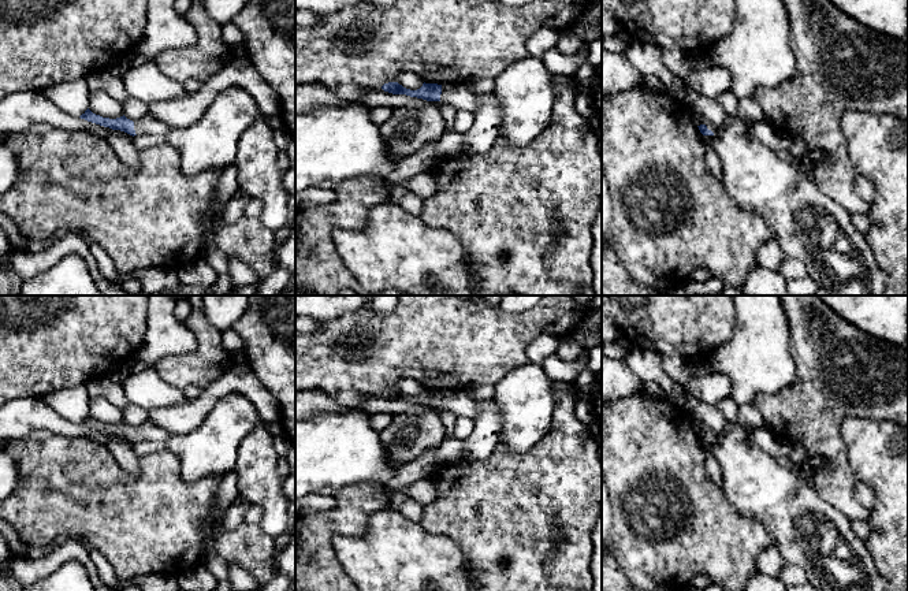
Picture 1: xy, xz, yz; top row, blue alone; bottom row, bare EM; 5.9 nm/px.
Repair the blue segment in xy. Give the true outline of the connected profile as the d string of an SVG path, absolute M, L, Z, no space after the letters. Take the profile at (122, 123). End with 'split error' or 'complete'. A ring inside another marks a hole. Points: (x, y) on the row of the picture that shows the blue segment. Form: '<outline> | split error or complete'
M230 86L217 93L196 123L183 129L172 129L150 114L133 122L124 115L116 119L103 118L88 108L79 118L133 137L165 135L167 142L181 155L182 172L193 176L208 170L224 171L232 164L241 135L264 115L249 92Z | split error

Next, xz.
M388 82L382 86L384 92L392 94L406 94L410 97L423 98L427 101L443 101L453 105L455 109L475 111L476 96L472 94L465 82L438 85L423 83L417 90L410 90L399 85L398 82Z | split error

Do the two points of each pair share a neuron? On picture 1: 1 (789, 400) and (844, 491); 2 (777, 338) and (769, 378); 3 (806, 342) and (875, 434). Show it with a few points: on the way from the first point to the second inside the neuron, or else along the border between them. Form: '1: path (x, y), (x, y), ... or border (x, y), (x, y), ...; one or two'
1: path (812, 423), (834, 449), (837, 468); one
2: path (769, 348), (769, 368); one
3: border (893, 420), (845, 417), (841, 423), (841, 441); two

